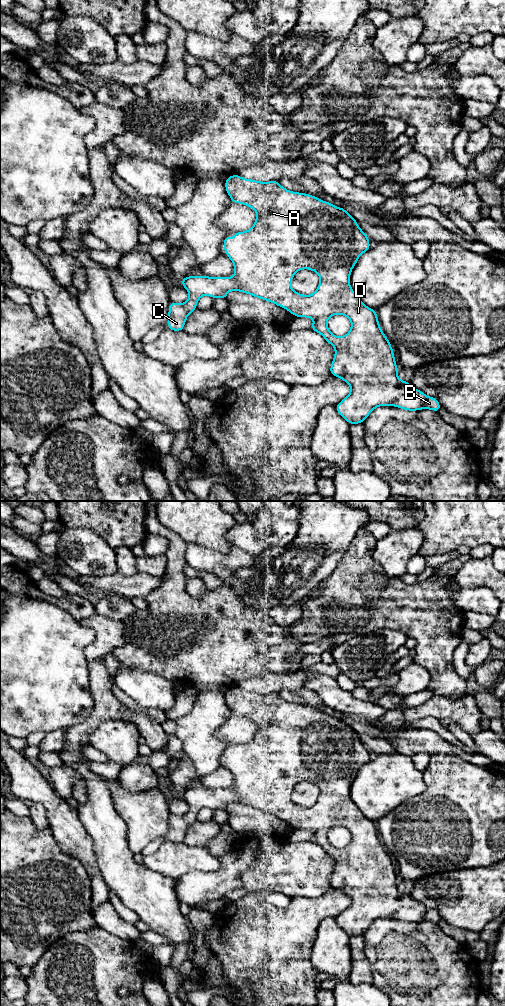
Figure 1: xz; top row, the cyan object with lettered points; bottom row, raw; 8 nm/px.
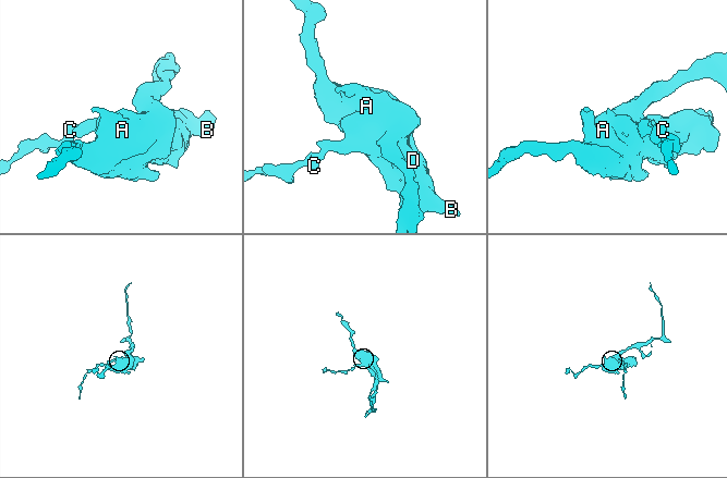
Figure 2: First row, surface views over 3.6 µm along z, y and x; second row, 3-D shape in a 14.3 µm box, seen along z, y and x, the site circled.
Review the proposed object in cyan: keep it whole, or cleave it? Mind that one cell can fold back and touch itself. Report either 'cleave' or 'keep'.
keep

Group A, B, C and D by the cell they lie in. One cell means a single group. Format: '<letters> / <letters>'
A B C D

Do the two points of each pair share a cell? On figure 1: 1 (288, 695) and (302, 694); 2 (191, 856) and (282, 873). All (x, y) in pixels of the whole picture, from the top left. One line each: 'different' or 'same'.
1: same
2: different

